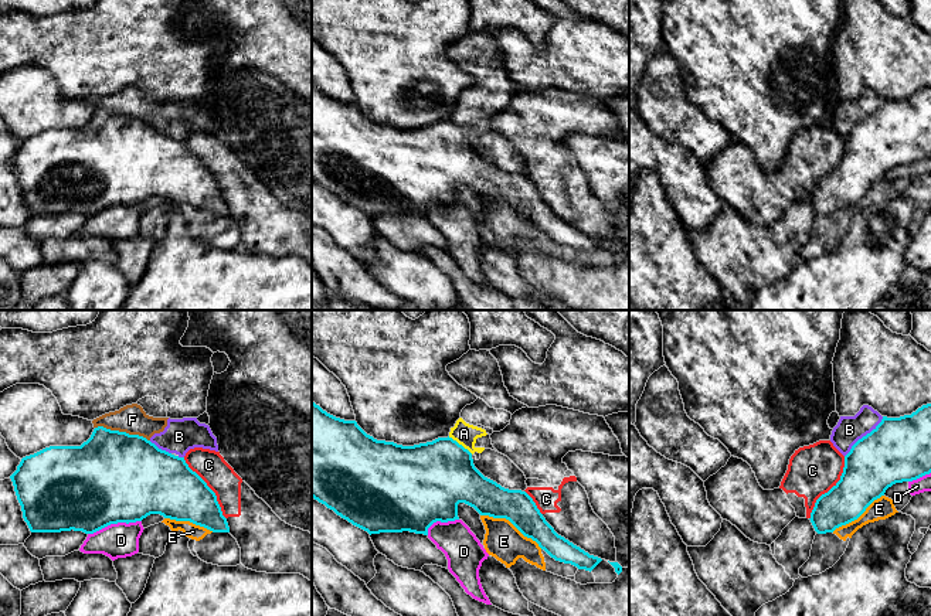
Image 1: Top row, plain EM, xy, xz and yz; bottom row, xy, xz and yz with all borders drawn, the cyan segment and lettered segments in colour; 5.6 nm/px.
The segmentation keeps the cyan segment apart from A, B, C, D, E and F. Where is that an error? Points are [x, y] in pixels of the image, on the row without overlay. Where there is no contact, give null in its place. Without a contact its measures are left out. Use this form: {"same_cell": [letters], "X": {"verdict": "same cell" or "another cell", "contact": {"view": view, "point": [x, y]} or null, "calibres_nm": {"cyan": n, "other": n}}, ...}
{"same_cell": [], "A": {"verdict": "another cell", "contact": {"view": "xz", "point": [461, 128]}, "calibres_nm": {"cyan": 400, "other": 120}}, "B": {"verdict": "another cell", "contact": {"view": "yz", "point": [863, 119]}, "calibres_nm": {"cyan": 360, "other": 160}}, "C": {"verdict": "another cell", "contact": {"view": "yz", "point": [831, 172]}, "calibres_nm": {"cyan": 300, "other": 280}}, "D": {"verdict": "another cell", "contact": {"view": "xy", "point": [114, 206]}, "calibres_nm": {"cyan": 500, "other": 200}}, "E": {"verdict": "another cell", "contact": {"view": "xz", "point": [512, 206]}, "calibres_nm": {"cyan": 200, "other": 200}}, "F": {"verdict": "another cell", "contact": {"view": "xy", "point": [122, 115]}, "calibres_nm": {"cyan": 500, "other": 160}}}

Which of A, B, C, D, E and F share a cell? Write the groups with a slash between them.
A / B F / C / D / E

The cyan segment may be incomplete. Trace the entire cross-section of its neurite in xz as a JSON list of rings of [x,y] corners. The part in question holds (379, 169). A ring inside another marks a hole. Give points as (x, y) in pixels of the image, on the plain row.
[[[312,84],[312,180],[317,183],[319,186],[325,187],[327,191],[333,193],[337,198],[347,203],[353,208],[367,214],[371,217],[380,217],[380,215],[402,215],[410,214],[415,217],[424,217],[428,218],[428,211],[436,205],[448,205],[459,203],[458,200],[458,187],[465,186],[470,190],[473,190],[480,198],[489,198],[493,201],[506,201],[509,203],[524,219],[531,221],[538,227],[541,232],[544,232],[551,241],[555,244],[571,246],[577,249],[578,252],[592,253],[602,242],[594,238],[589,238],[580,229],[574,228],[564,219],[558,218],[554,211],[546,204],[540,193],[537,191],[533,181],[521,173],[509,173],[497,167],[496,164],[485,160],[473,147],[472,136],[465,132],[462,127],[459,127],[452,120],[438,120],[432,125],[419,126],[414,129],[402,129],[397,127],[394,125],[385,125],[385,123],[377,123],[373,119],[367,118],[356,103],[344,103],[340,101],[336,101],[326,93],[323,93],[319,88],[316,88]]]

